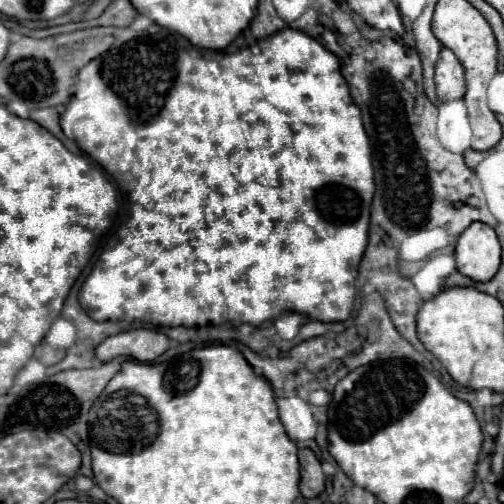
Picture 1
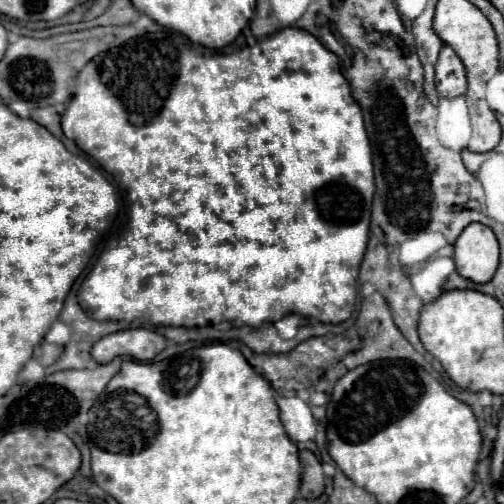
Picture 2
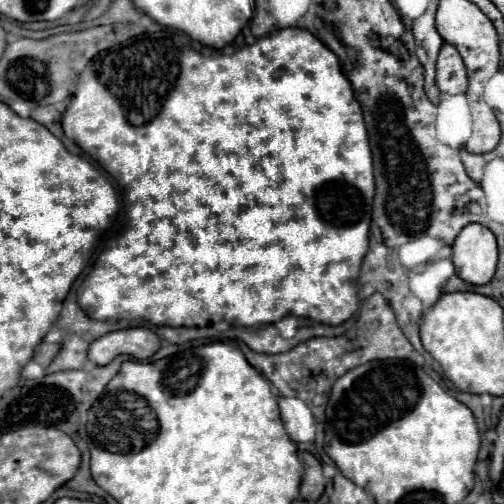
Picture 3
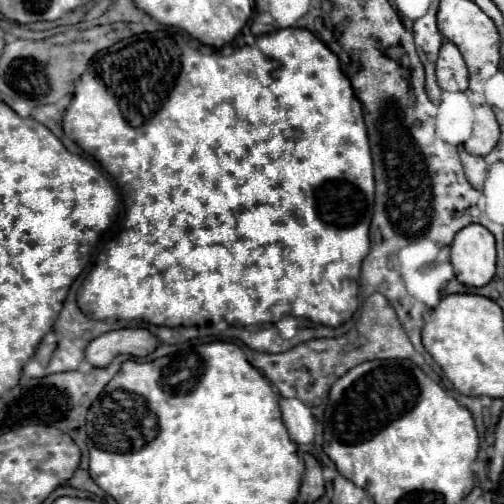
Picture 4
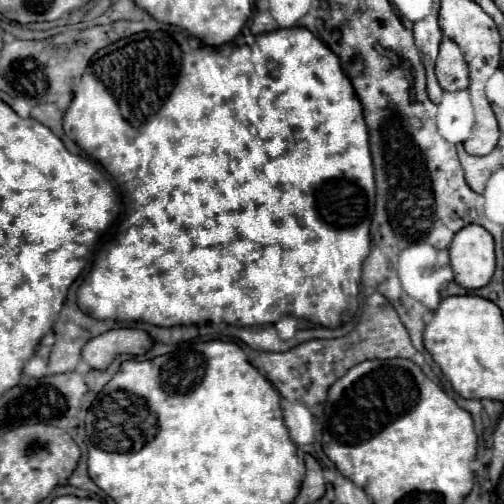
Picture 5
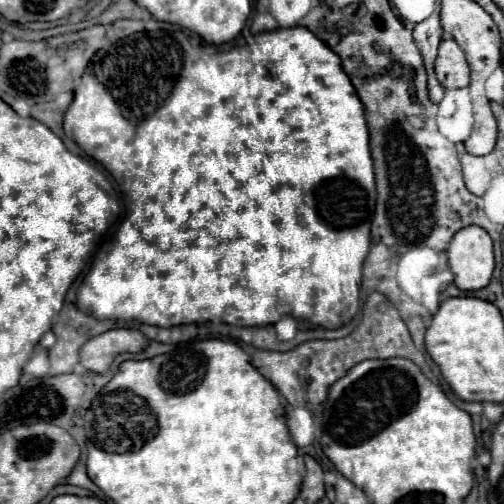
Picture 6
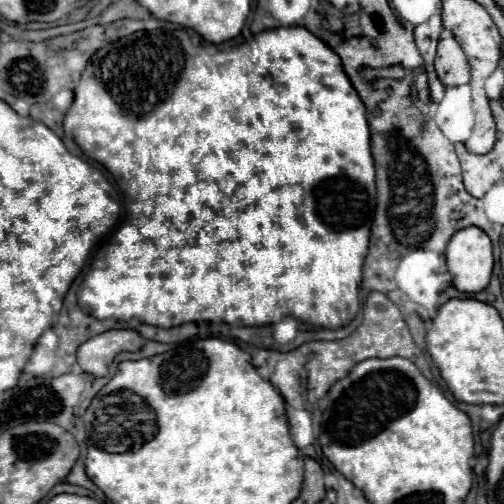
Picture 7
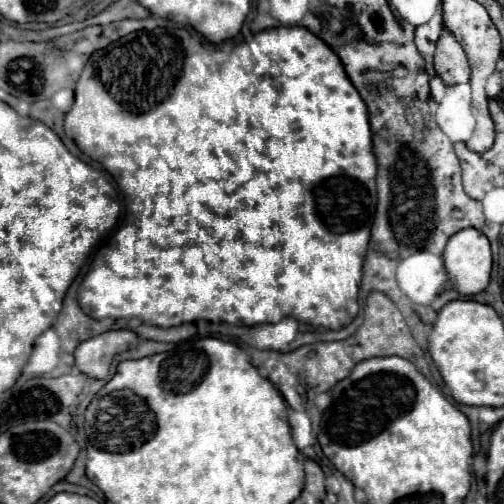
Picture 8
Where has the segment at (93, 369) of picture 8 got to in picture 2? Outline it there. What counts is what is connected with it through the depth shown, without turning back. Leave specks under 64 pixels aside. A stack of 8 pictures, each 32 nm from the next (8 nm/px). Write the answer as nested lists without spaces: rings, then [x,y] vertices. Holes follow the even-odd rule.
[[[132,328],[132,330],[120,330],[120,332],[100,338],[92,346],[90,356],[98,364],[108,364],[116,356],[132,356],[136,360],[152,360],[164,346],[166,346],[164,336],[156,334],[154,330]]]

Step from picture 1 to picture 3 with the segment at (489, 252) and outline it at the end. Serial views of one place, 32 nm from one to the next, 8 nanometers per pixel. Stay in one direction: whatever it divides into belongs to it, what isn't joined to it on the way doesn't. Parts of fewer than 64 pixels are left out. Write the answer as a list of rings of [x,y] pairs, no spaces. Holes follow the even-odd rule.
[[[468,224],[452,244],[452,262],[456,274],[468,284],[488,284],[496,272],[496,260],[496,238],[482,224]]]

